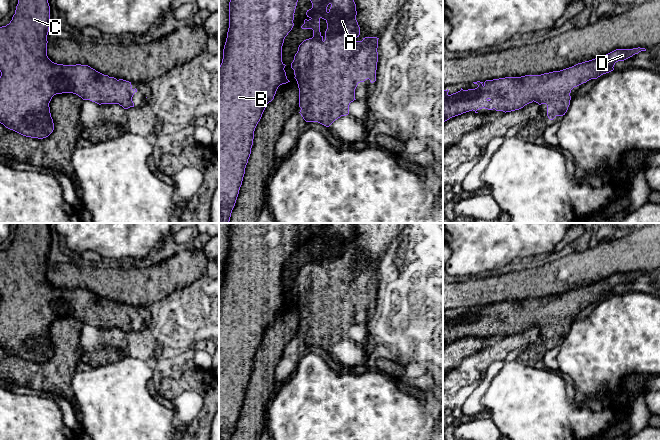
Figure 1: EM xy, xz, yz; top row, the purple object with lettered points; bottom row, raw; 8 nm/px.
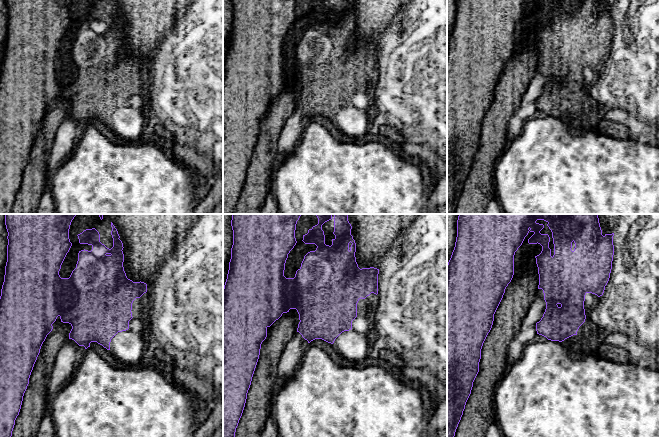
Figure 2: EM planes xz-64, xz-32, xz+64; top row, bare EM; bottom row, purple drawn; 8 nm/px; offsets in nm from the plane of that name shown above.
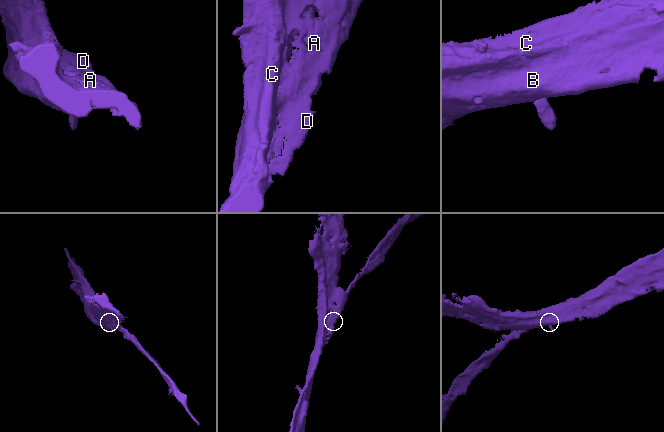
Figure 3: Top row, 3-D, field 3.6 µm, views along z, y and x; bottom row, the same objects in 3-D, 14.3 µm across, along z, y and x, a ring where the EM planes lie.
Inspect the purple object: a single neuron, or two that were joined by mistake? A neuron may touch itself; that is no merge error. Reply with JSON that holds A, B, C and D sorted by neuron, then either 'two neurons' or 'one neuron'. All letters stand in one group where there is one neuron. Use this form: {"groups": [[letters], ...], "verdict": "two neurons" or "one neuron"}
{"groups": [["A", "B", "C", "D"]], "verdict": "one neuron"}

